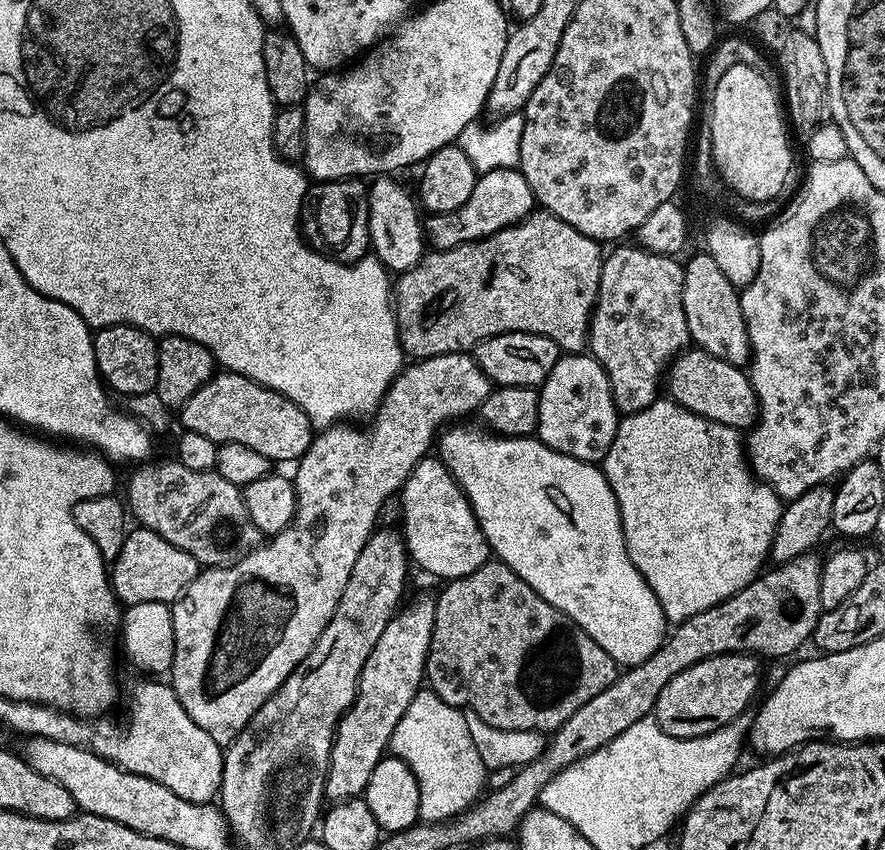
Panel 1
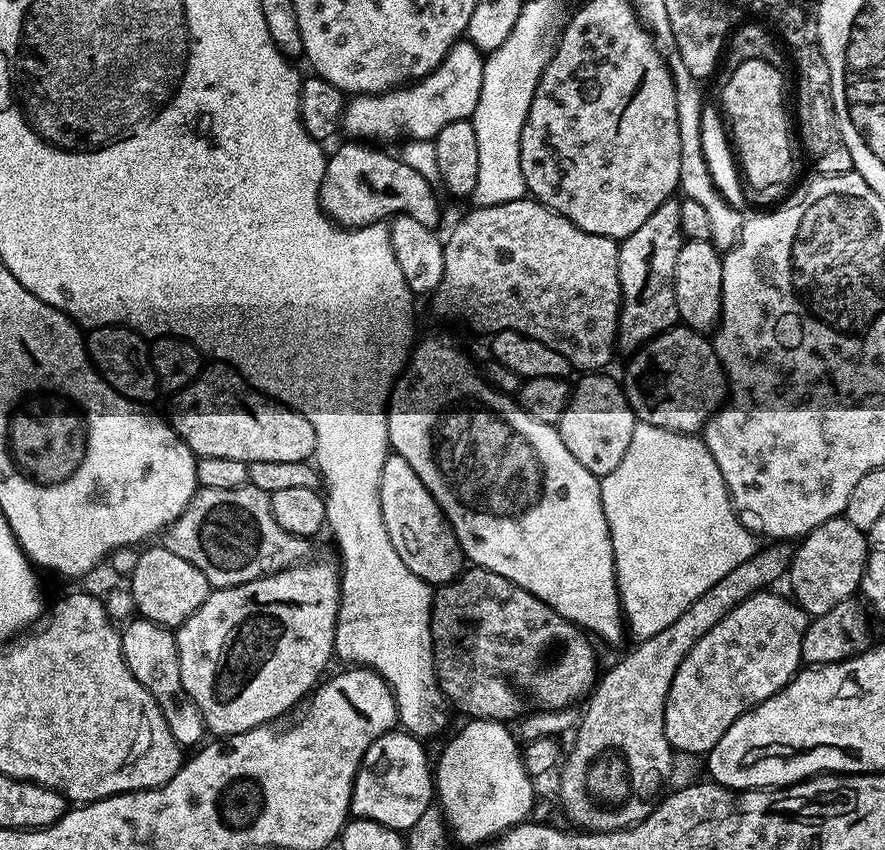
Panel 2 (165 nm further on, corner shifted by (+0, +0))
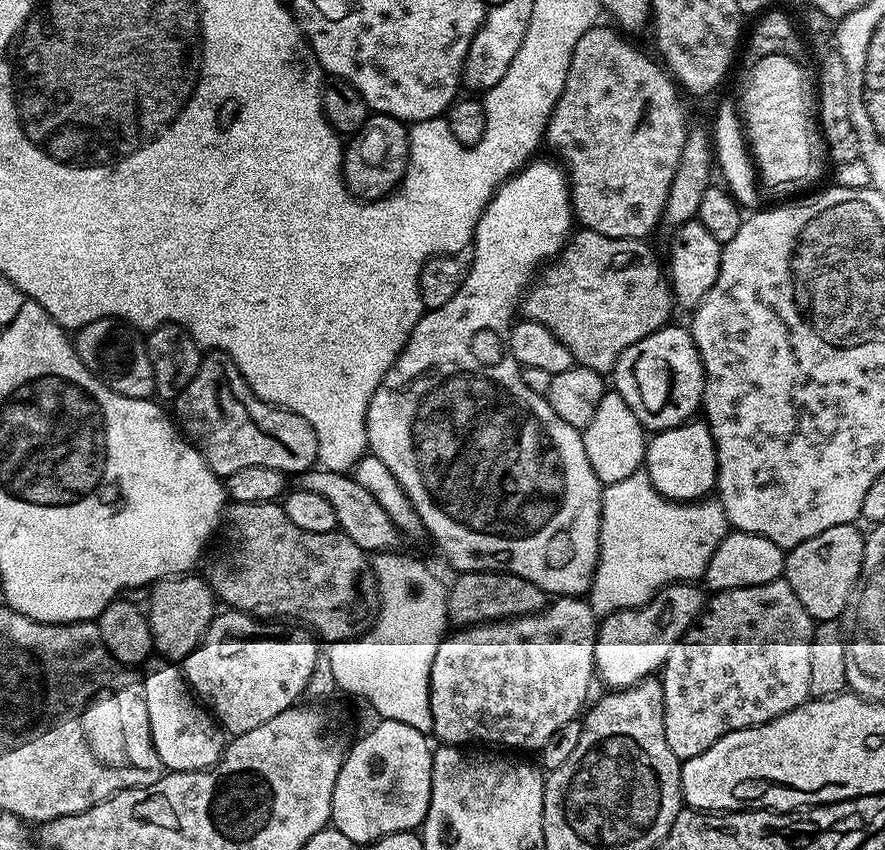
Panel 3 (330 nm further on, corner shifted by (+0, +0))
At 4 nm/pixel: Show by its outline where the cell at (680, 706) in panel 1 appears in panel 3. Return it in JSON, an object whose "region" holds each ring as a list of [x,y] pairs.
{"region":[[[783,578],[766,582],[764,585],[742,586],[738,589],[727,589],[724,592],[709,595],[704,610],[696,622],[688,627],[682,639],[674,642],[674,650],[670,650],[662,669],[666,742],[670,746],[670,750],[674,750],[678,759],[683,762],[694,758],[698,754],[702,754],[702,750],[710,750],[710,746],[714,746],[714,742],[718,742],[718,738],[722,738],[734,730],[765,724],[805,704],[810,699],[810,642],[813,627],[812,615],[804,609],[802,602],[798,602],[798,594],[794,594],[794,590],[790,590],[788,581]]]}

